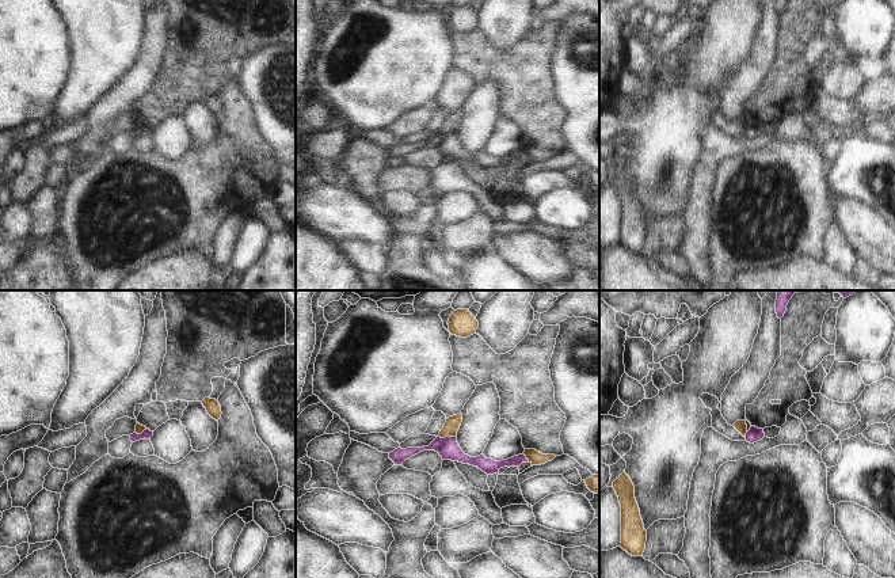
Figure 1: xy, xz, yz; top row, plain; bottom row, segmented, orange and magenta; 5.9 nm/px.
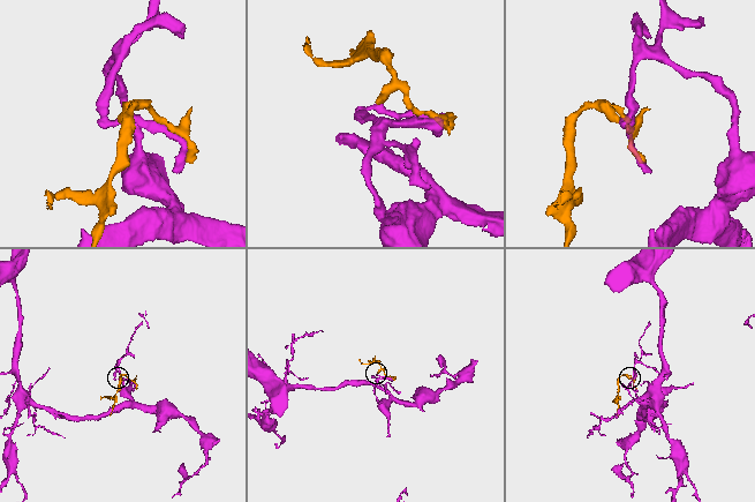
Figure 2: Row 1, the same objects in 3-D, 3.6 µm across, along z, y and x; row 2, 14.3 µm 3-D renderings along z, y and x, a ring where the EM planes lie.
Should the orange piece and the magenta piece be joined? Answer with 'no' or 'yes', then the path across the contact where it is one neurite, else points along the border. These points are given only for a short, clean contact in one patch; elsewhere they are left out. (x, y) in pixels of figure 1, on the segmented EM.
no

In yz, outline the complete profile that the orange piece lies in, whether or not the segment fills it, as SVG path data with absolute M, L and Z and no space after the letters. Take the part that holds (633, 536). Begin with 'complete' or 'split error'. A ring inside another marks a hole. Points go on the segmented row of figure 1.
complete; M624 472L613 482L613 488L621 505L621 544L632 556L641 556L645 550L647 531L635 498L635 486Z

